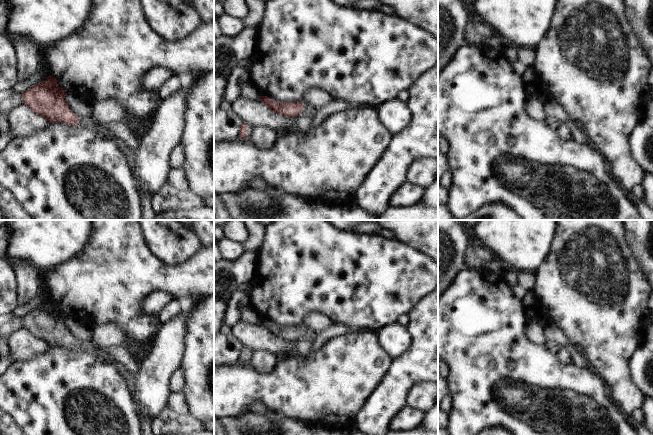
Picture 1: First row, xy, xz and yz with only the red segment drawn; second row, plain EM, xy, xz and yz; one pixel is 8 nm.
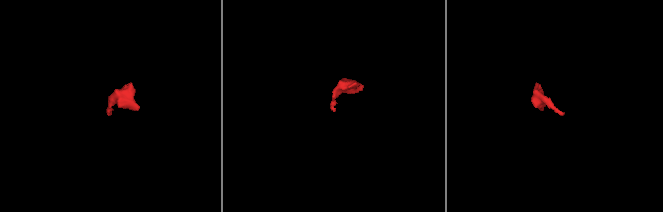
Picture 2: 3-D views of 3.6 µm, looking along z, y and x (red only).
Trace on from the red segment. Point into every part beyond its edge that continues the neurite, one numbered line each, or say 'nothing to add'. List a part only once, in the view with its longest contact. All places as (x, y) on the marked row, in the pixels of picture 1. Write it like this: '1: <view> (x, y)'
1: xz (307, 109)
2: xz (249, 129).

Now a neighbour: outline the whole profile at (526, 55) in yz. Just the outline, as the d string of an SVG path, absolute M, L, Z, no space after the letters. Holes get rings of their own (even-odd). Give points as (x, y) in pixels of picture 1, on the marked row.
M518 47L517 49L518 61L522 62L527 69L534 68L536 60L535 49L530 47Z

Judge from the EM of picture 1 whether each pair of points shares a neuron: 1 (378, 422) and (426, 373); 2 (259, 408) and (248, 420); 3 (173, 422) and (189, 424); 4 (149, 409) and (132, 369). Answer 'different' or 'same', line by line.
1: same
2: different
3: same
4: different

